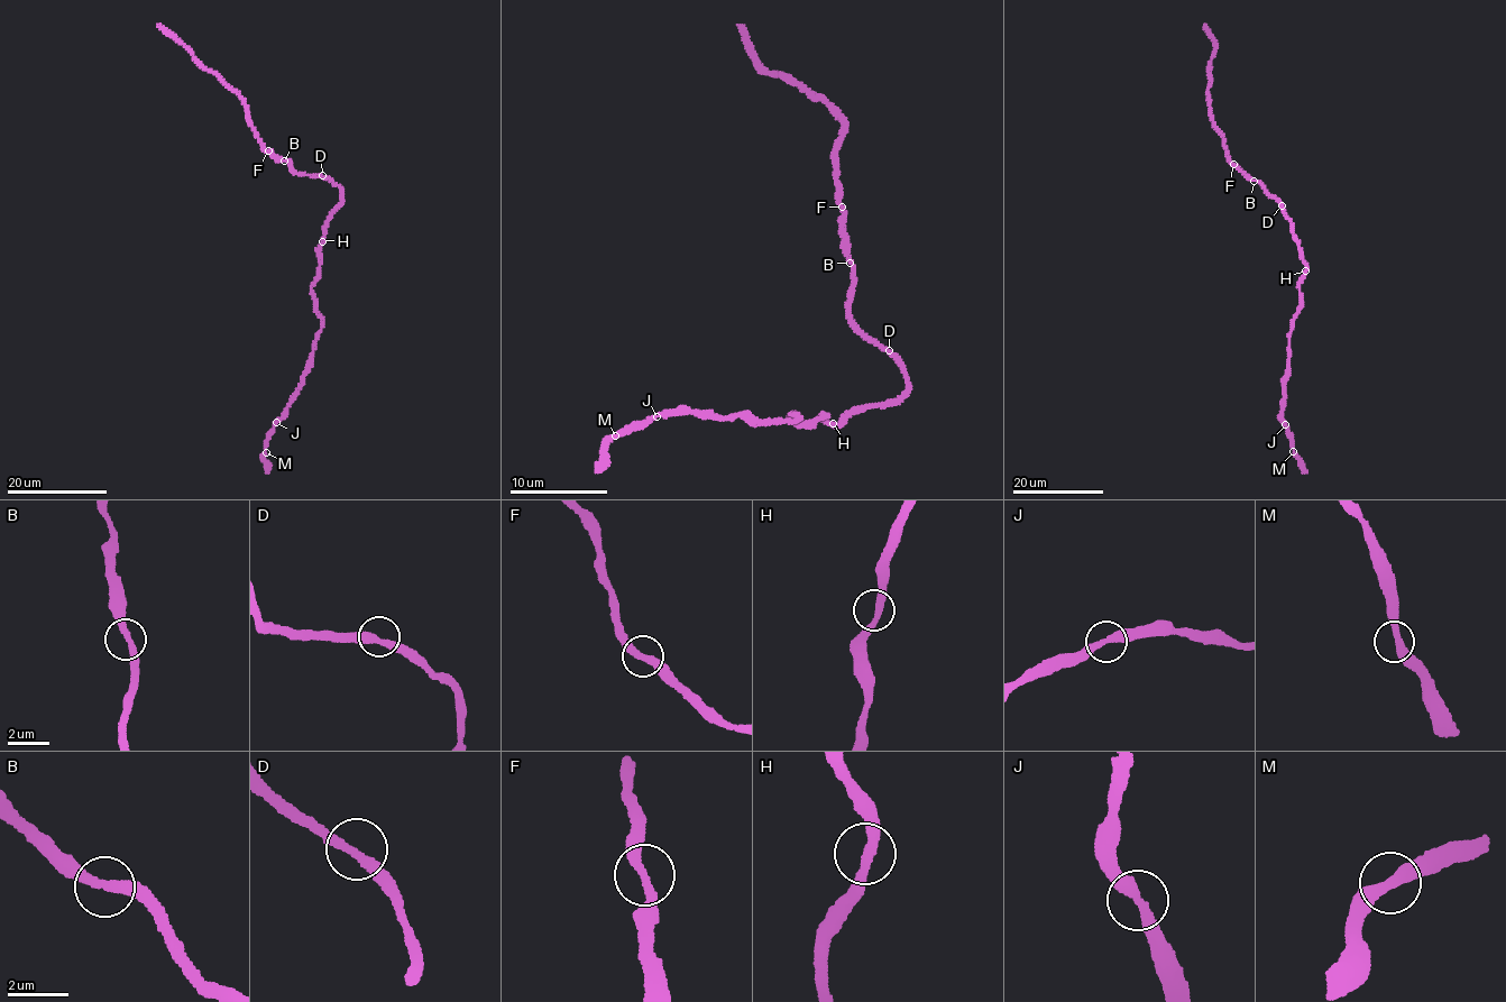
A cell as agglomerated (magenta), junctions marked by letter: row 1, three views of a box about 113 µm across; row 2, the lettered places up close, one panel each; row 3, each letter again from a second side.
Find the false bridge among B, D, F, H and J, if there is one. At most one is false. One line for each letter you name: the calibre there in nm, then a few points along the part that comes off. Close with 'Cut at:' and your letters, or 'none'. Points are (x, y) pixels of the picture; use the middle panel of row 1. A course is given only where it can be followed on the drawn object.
Cut at: none

